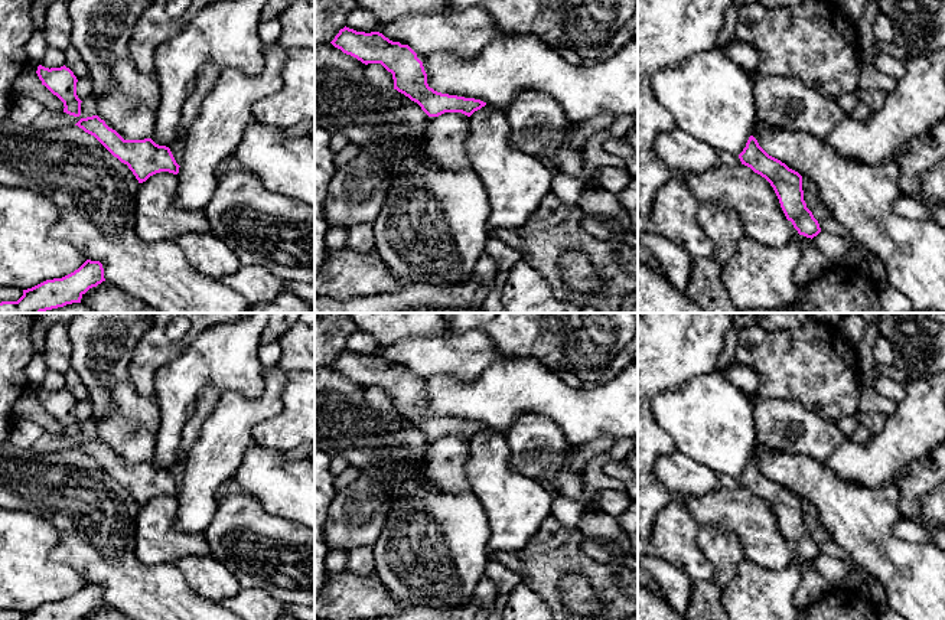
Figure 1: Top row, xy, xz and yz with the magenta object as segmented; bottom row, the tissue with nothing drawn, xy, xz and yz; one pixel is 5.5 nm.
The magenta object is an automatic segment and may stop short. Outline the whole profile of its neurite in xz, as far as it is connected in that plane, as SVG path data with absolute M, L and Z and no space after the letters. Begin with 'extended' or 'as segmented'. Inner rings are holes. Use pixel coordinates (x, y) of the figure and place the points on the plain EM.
as segmented; M345 349L330 366L365 388L381 386L392 397L394 412L417 425L428 440L444 435L470 440L486 428L480 422L441 417L430 411L417 376L408 368L392 365L379 355L365 356Z

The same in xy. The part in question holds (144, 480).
as segmented; M98 438L81 441L75 448L94 459L114 480L127 487L139 506L160 495L179 496L180 489L170 471L156 467L151 461L124 463Z

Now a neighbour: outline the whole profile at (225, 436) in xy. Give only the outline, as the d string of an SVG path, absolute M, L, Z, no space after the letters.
M276 365L264 369L265 385L260 397L221 395L183 461L185 479L177 496L180 532L203 532L212 523L218 509L216 489L235 476L252 444L254 427L281 412L286 379L287 371Z

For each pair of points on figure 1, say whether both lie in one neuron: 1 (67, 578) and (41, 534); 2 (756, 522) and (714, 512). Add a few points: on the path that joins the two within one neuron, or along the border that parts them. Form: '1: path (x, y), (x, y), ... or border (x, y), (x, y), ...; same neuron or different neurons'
1: path (54, 576), (41, 563), (41, 547); same neuron
2: path (746, 516), (739, 512), (724, 512); same neuron

